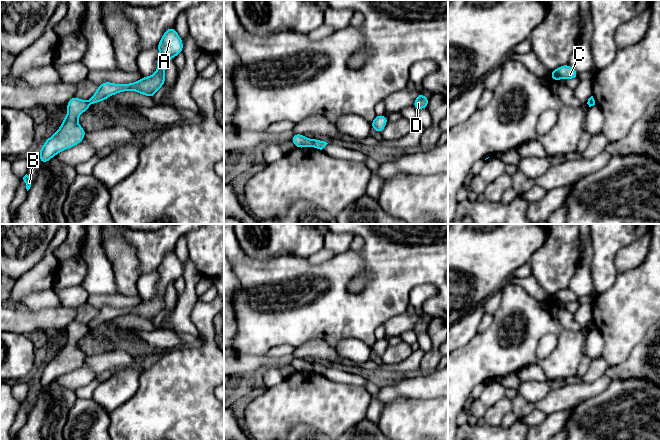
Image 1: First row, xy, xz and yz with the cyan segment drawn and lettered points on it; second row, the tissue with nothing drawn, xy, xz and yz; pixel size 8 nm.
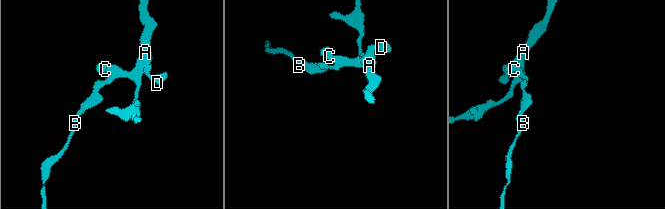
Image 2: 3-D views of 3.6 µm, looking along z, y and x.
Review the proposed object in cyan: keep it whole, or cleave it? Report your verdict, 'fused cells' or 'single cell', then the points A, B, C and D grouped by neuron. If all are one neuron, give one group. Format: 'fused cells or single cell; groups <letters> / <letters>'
fused cells; groups A C D / B

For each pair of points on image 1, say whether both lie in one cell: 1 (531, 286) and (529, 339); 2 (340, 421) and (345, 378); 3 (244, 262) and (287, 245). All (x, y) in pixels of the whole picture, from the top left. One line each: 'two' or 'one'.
1: two
2: two
3: two

